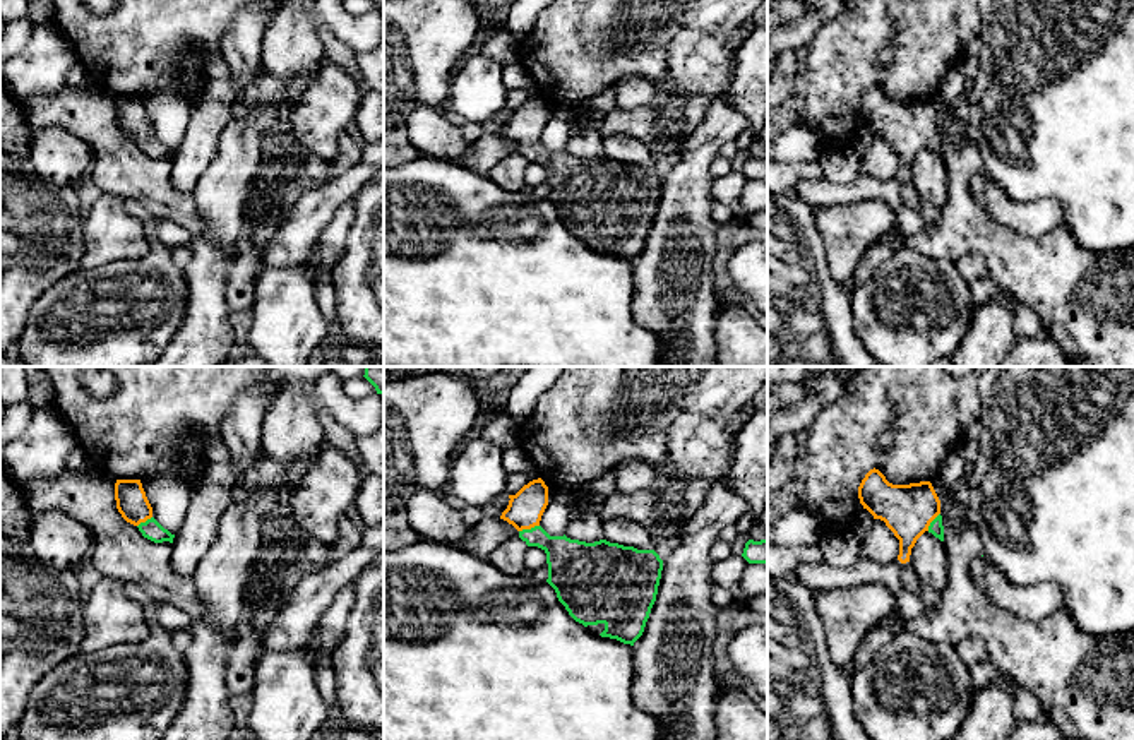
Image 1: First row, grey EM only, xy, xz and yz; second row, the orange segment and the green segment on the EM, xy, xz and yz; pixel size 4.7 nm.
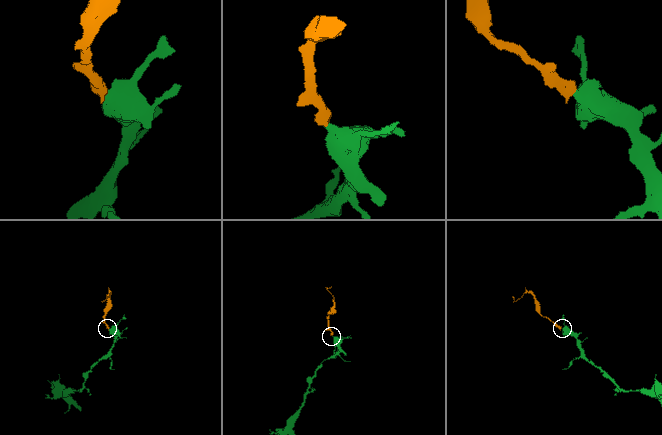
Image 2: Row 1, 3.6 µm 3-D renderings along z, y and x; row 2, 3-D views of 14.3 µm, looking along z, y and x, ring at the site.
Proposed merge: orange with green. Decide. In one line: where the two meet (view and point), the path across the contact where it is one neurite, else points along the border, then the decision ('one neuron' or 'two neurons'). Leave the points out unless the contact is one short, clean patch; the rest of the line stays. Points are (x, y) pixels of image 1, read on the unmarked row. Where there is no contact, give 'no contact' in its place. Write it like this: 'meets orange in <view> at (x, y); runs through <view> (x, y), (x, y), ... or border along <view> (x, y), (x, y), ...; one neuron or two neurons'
meets orange in xz at (528, 144); runs through xz (525, 125), (528, 144), (569, 177); one neuron

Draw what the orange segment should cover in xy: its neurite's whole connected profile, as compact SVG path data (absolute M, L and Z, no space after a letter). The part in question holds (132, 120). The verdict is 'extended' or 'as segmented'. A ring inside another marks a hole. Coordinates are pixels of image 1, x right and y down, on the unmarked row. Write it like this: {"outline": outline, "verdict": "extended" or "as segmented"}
{"outline": "M116 96L115 116L122 134L137 142L144 154L154 159L173 159L175 151L164 146L152 134L152 123L146 113L140 96Z", "verdict": "extended"}

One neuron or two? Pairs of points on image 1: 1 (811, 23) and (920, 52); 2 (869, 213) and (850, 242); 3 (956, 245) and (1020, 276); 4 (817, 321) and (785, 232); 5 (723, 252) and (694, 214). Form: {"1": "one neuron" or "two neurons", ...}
{"1": "two neurons", "2": "one neuron", "3": "one neuron", "4": "one neuron", "5": "two neurons"}

